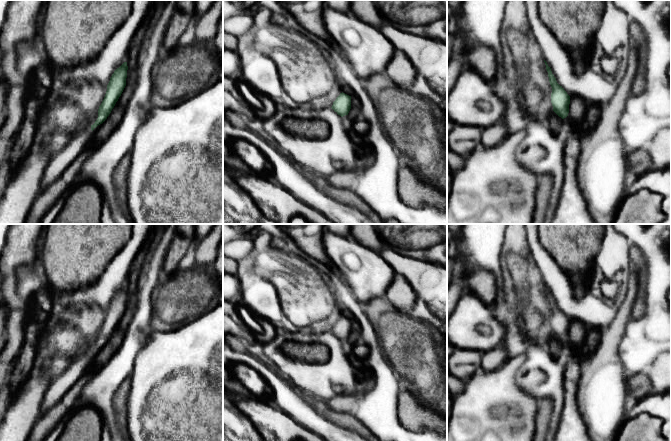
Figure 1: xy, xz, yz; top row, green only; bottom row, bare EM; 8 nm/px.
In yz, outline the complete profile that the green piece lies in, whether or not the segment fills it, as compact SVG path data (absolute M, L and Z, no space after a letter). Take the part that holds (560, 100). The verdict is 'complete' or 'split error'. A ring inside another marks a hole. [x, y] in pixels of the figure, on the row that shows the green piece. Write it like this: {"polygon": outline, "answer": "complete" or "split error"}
{"polygon": "M545 60L544 62L548 72L549 82L552 87L551 103L553 106L553 111L559 117L564 119L569 113L570 96L567 94L564 88L557 83L556 78L552 74L551 68L548 66Z", "answer": "complete"}

